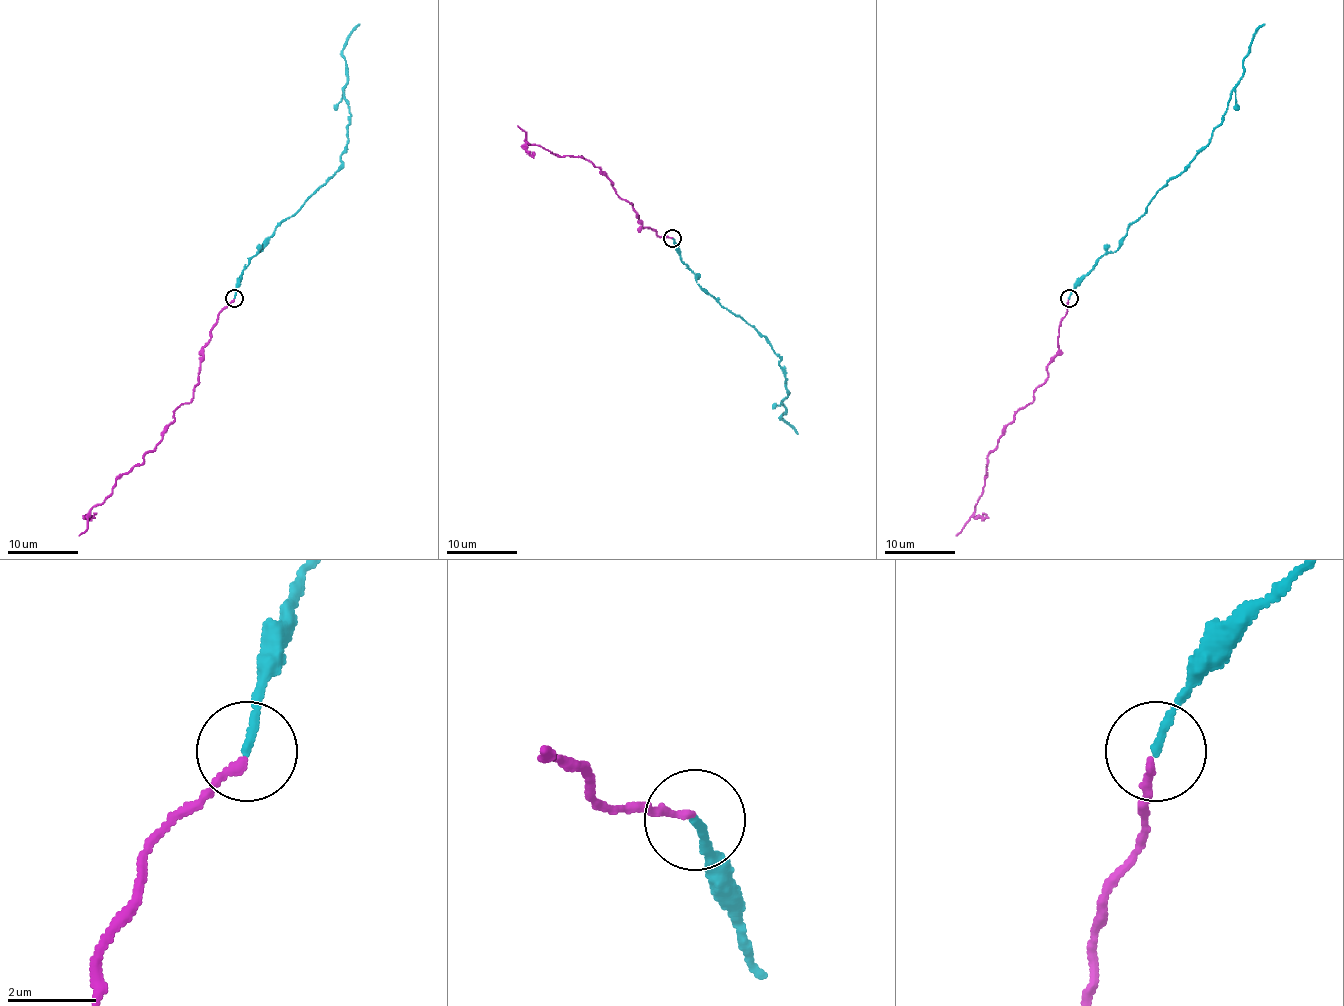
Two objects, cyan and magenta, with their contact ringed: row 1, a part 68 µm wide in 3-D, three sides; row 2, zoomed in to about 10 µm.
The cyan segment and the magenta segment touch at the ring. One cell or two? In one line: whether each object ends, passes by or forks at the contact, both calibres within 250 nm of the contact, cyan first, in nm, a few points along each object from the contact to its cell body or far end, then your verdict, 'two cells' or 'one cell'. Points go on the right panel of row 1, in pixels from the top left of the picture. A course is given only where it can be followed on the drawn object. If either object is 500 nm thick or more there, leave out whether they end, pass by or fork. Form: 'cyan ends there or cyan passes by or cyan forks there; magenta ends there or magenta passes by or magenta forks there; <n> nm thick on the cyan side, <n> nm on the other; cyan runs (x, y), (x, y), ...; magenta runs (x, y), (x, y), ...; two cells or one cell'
cyan ends there; magenta ends there; 170 nm thick on the cyan side, 160 nm on the other; cyan runs (1069, 298), (1104, 254), (1118, 247), (1154, 196), (1208, 143), (1242, 76), (1249, 44), (1265, 23); magenta runs (1067, 300), (1048, 377), (988, 455), (983, 492), (956, 536); two cells

